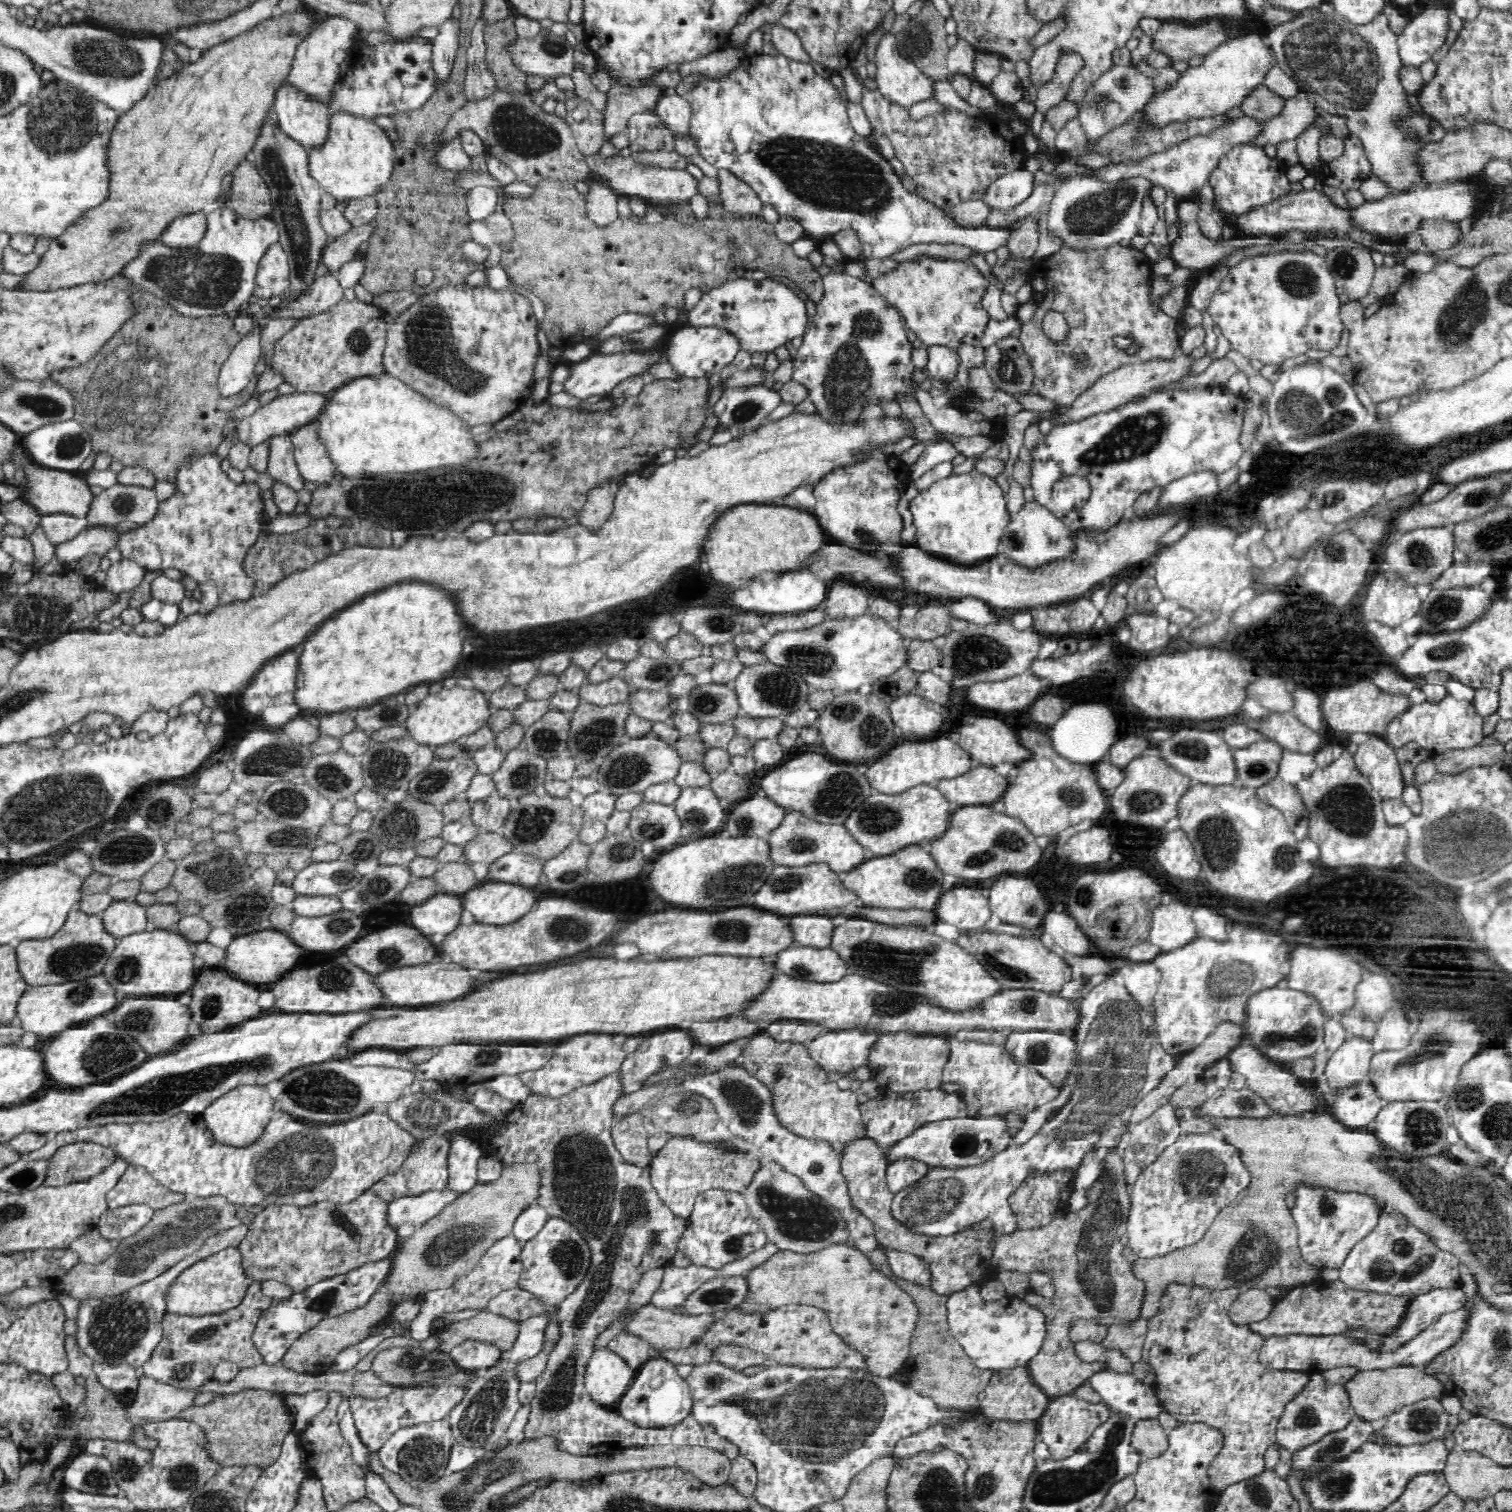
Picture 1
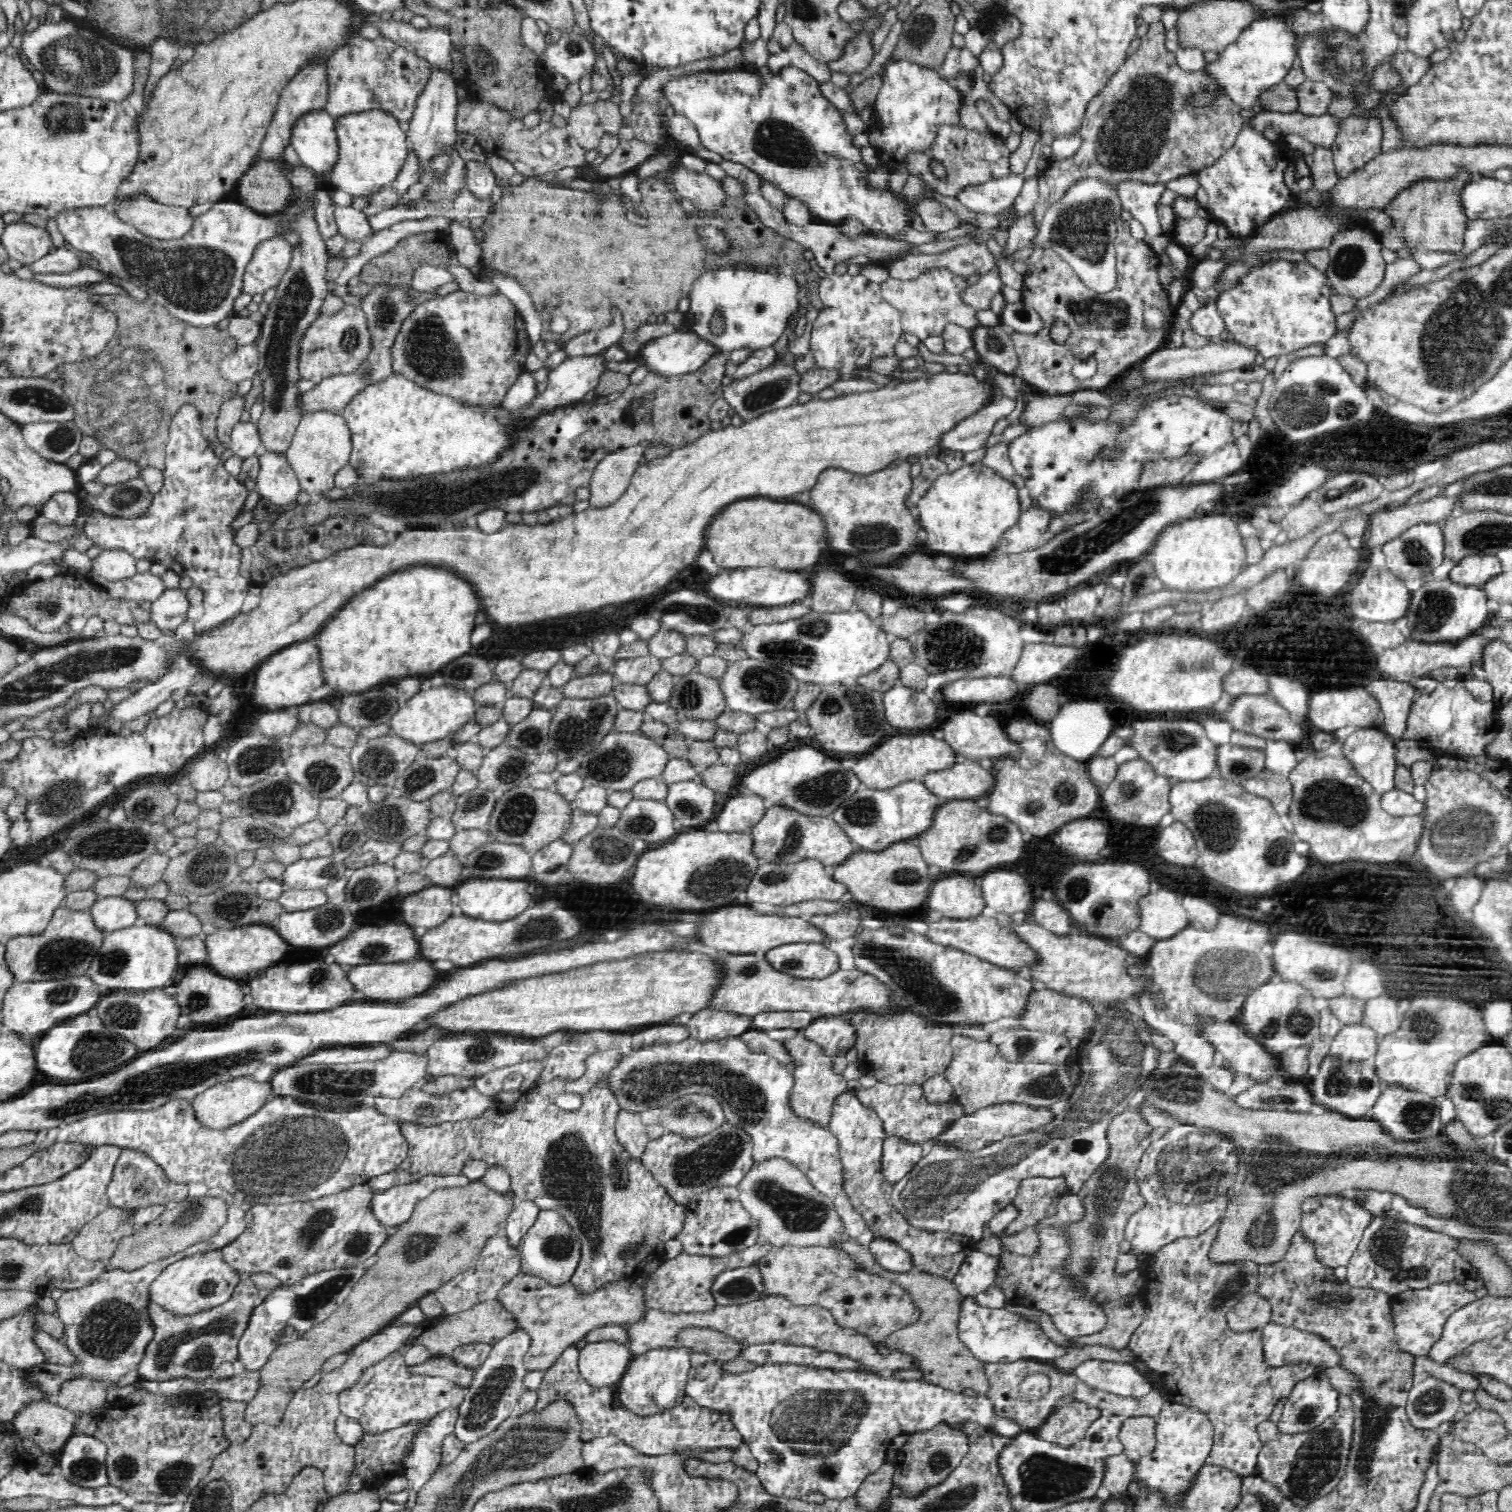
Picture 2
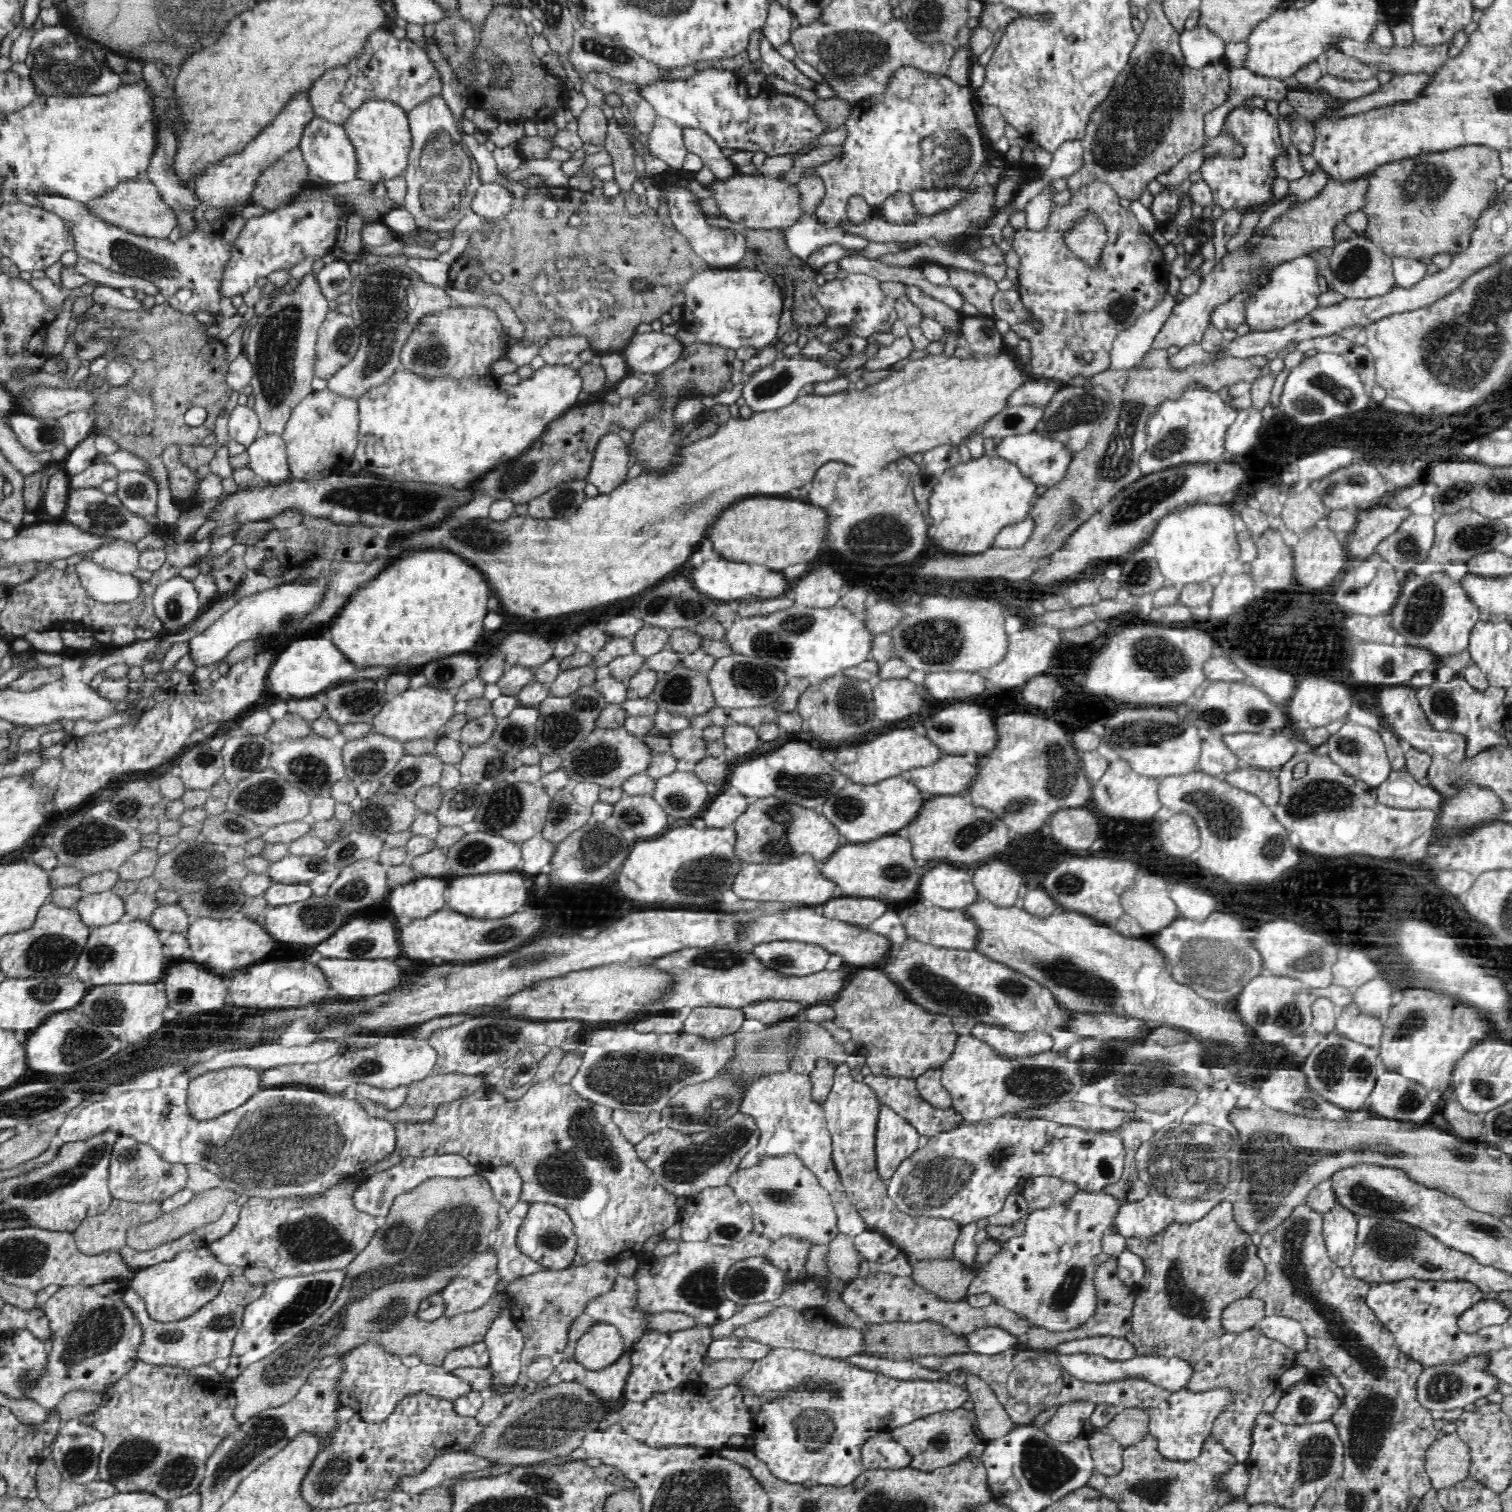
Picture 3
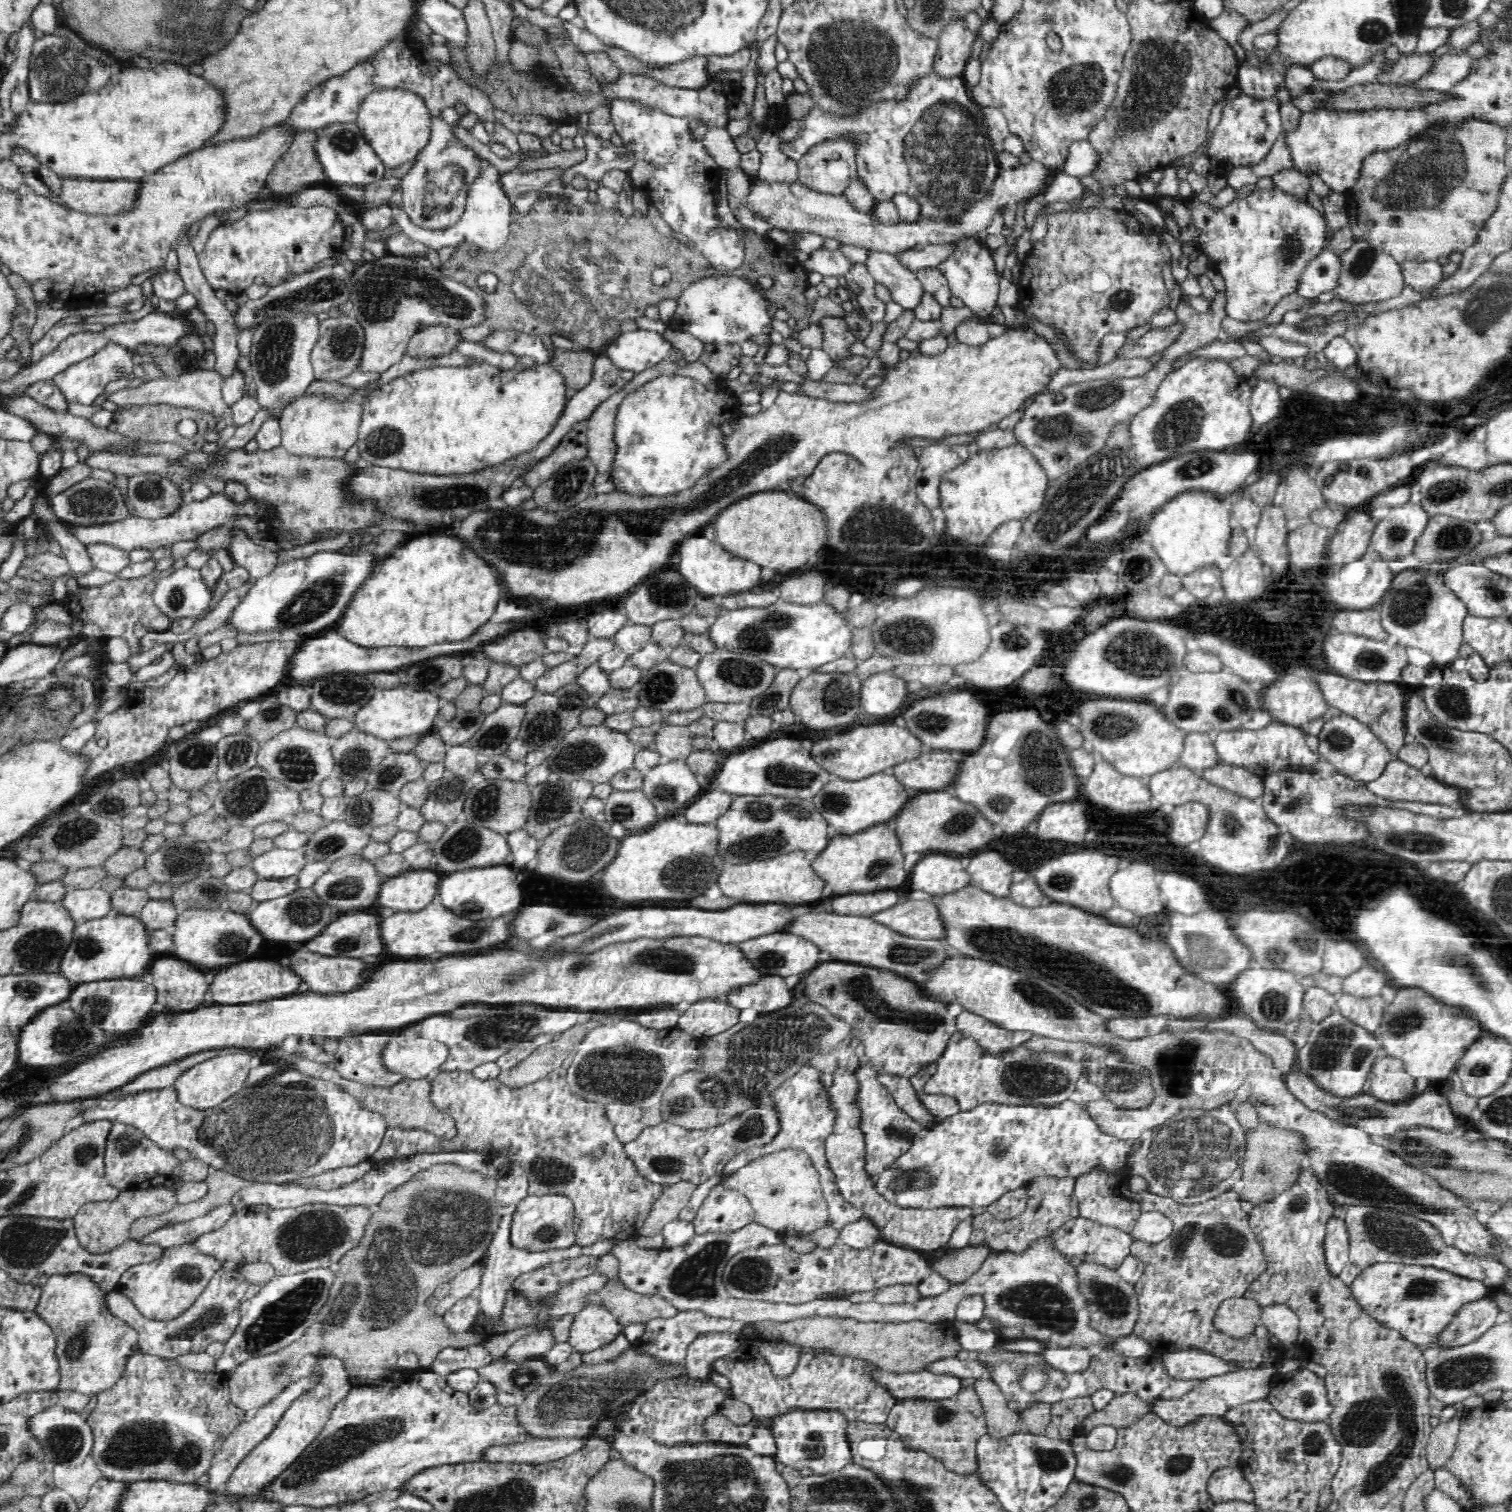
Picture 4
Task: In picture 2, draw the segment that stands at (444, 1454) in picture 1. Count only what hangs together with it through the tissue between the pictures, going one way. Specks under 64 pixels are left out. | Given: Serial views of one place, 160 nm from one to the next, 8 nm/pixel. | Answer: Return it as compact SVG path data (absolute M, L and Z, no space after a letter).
M460 1406L441 1410L432 1417L430 1424L418 1432L414 1440L414 1452L404 1460L404 1473L408 1475L408 1498L406 1509L412 1510L417 1504L418 1492L434 1474L435 1466L442 1462L441 1444L446 1435L455 1432L455 1424L460 1418Z

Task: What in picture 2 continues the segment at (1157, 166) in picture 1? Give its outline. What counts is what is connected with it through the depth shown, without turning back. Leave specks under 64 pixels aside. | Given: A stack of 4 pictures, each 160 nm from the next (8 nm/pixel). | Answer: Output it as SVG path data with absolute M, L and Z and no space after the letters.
M1262 110L1250 122L1255 130L1265 132L1268 128L1274 129L1278 136L1297 135L1312 143L1315 147L1331 149L1341 132L1342 120L1332 116L1330 112L1311 116L1302 111L1281 113Z

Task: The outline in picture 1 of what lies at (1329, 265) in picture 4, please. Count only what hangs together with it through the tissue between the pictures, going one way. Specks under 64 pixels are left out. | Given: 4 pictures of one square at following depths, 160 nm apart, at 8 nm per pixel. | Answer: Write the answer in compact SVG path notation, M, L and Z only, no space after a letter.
M1306 250L1259 255L1241 260L1236 266L1232 266L1206 309L1213 324L1229 340L1232 349L1248 359L1273 365L1293 356L1306 354L1310 350L1330 352L1334 349L1346 326L1341 306L1333 276L1324 258Z

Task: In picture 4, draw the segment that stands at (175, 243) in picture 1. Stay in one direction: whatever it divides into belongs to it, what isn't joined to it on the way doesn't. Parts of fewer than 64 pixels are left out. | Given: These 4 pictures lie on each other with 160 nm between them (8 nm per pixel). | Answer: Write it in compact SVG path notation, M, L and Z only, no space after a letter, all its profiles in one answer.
M81 176L59 177L58 202L86 213L117 213L133 205L138 182L90 180Z

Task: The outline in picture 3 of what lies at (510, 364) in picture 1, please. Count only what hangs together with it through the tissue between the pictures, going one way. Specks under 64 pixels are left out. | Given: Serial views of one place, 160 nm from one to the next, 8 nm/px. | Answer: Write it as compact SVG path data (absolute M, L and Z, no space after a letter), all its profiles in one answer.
M469 306L452 308L446 312L436 312L432 316L420 320L420 326L410 334L406 345L401 350L401 363L410 371L424 377L434 375L450 375L450 377L461 377L462 375L488 375L490 366L501 359L506 344L502 339L504 328L496 314L483 306Z

